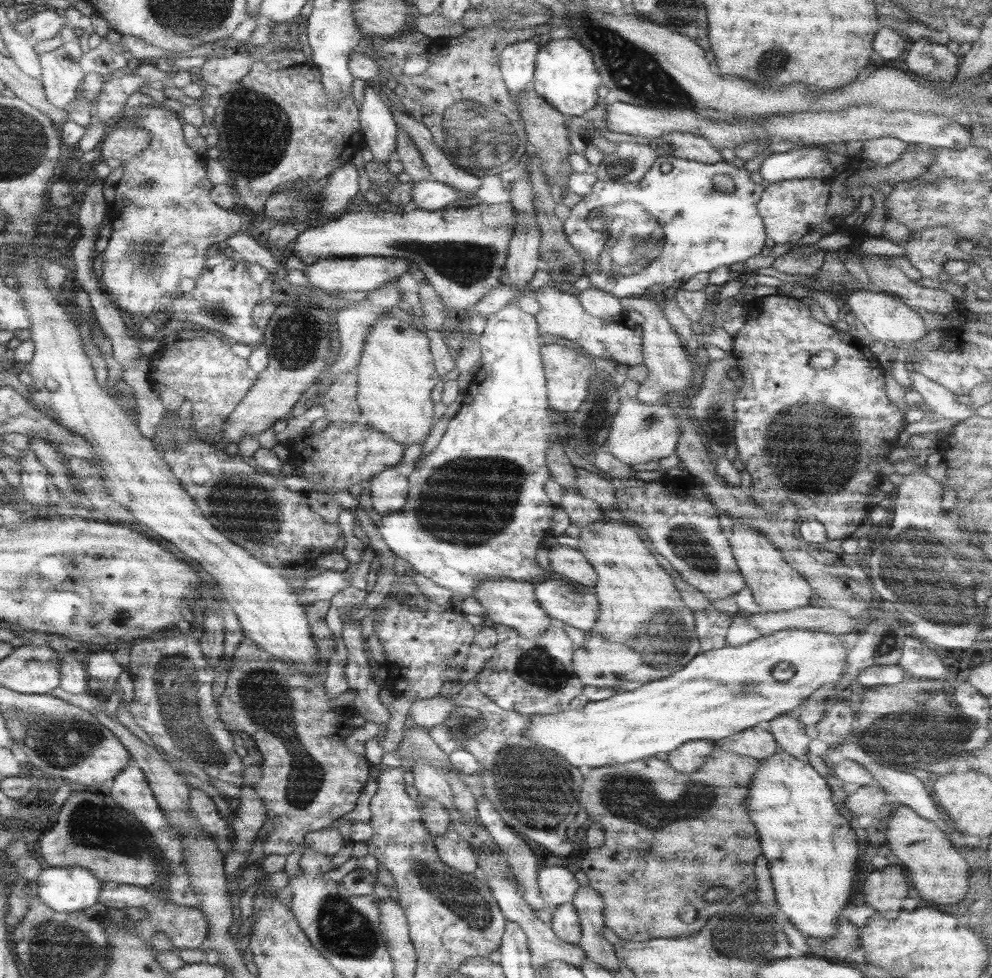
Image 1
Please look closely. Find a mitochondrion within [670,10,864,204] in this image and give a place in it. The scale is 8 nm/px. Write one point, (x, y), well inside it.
(773, 61)

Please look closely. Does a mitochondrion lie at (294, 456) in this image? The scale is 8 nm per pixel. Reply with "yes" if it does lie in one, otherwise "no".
no

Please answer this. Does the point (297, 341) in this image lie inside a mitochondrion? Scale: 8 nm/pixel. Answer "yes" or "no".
yes

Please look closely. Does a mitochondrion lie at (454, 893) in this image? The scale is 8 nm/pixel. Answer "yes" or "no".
yes

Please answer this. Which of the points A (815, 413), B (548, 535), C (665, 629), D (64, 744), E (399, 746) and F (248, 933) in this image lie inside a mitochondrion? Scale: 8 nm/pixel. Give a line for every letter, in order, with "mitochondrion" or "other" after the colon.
A: mitochondrion
B: other
C: mitochondrion
D: mitochondrion
E: other
F: other

